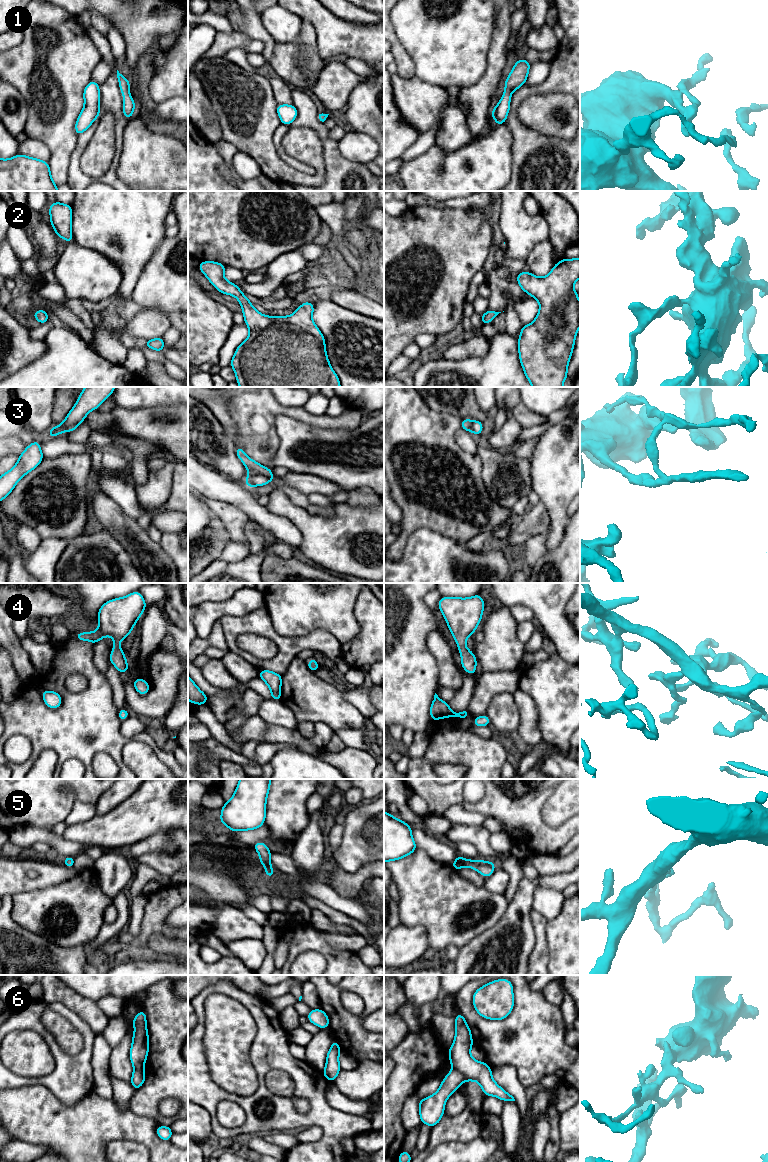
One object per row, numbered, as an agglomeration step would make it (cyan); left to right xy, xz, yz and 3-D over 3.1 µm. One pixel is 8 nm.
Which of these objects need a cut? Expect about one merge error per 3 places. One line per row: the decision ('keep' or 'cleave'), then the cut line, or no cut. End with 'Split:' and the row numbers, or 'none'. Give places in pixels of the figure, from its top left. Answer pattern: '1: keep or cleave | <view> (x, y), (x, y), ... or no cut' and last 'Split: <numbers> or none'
1: keep | no cut
2: keep | no cut
3: cleave | xz (249, 472), (272, 477)
4: keep | no cut
5: keep | no cut
6: cleave | yz (453, 1067), (467, 1080)
Split: 3, 6

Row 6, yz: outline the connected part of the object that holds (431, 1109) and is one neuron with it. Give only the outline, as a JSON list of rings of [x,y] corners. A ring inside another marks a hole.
[[[451,1069],[435,1094],[418,1100],[421,1122],[431,1128],[437,1125],[445,1113],[447,1099],[465,1081],[466,1077],[460,1071]]]

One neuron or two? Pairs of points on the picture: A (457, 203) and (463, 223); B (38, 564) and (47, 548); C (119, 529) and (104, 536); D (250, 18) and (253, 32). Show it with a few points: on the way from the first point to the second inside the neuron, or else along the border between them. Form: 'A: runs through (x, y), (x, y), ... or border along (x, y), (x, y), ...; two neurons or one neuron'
A: border along (436, 207), (465, 208), (467, 210); two neurons
B: runs through (42, 560), (47, 555), (47, 552); one neuron
C: border along (103, 529), (125, 550); two neurons
D: runs through (251, 21), (253, 29); one neuron

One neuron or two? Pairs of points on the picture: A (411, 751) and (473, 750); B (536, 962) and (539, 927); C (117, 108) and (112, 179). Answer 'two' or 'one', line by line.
A: two
B: one
C: one

